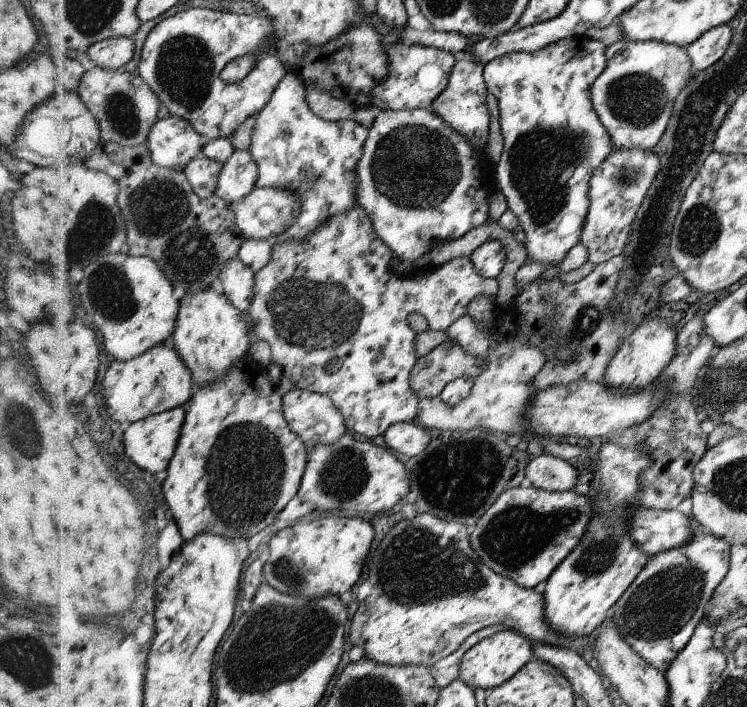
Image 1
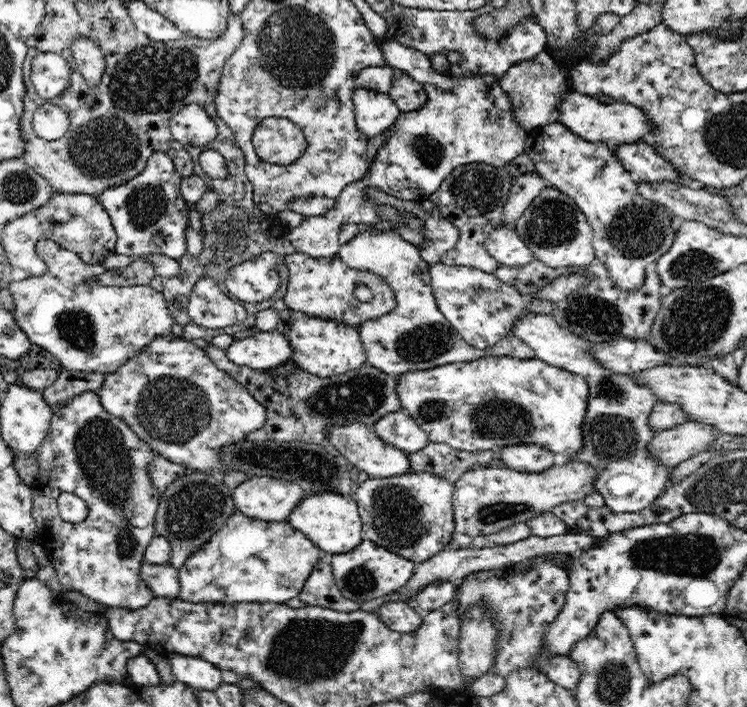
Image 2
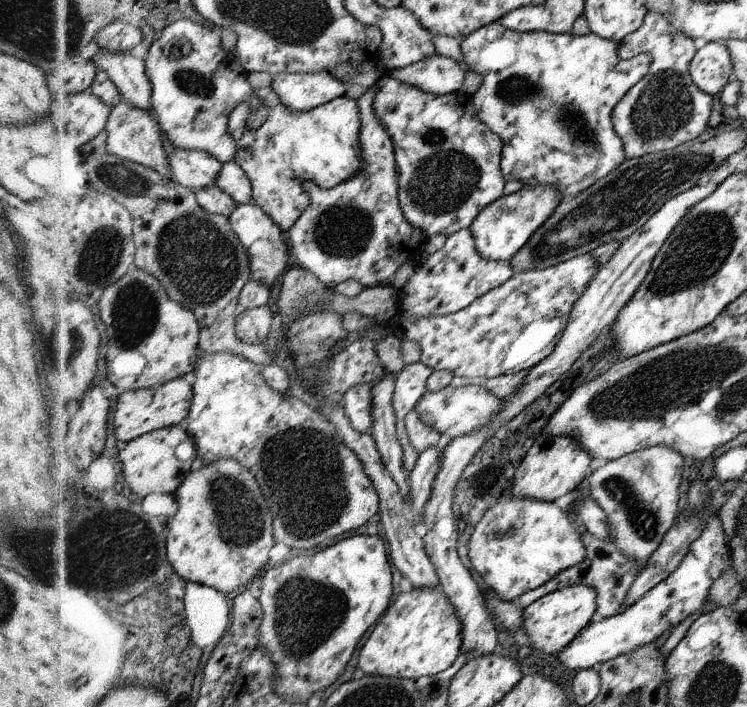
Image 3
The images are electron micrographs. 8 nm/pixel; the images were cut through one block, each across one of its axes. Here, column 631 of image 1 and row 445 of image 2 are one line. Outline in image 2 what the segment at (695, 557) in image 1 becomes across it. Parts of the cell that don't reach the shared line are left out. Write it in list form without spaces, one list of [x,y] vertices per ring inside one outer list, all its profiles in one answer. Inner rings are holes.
[[[522,314],[511,328],[511,335],[522,340],[535,352],[535,358],[543,360],[554,367],[558,367],[580,375],[591,392],[586,408],[586,418],[582,424],[585,448],[574,458],[598,469],[598,478],[594,480],[596,491],[604,497],[604,505],[616,513],[640,512],[661,495],[669,481],[670,469],[653,460],[648,453],[648,443],[652,440],[653,430],[647,424],[653,406],[658,400],[647,386],[639,386],[633,375],[616,374],[607,370],[593,360],[591,348],[594,342],[581,338],[578,334],[568,332],[562,328],[551,314]]]

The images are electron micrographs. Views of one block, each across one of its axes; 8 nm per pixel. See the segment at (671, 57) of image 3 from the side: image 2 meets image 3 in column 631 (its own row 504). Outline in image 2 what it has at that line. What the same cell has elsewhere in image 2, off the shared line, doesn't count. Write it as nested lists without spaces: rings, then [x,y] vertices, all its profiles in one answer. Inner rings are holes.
[[[86,391],[55,409],[39,448],[38,478],[31,485],[33,516],[38,525],[38,534],[31,542],[45,548],[56,576],[66,590],[81,592],[108,607],[138,610],[154,598],[153,592],[139,579],[139,568],[147,545],[156,536],[153,526],[160,494],[146,471],[146,464],[150,464],[156,454],[124,420],[108,413],[101,404],[97,391]],[[62,493],[78,495],[88,503],[90,512],[80,524],[66,522],[57,513],[57,498]]]

